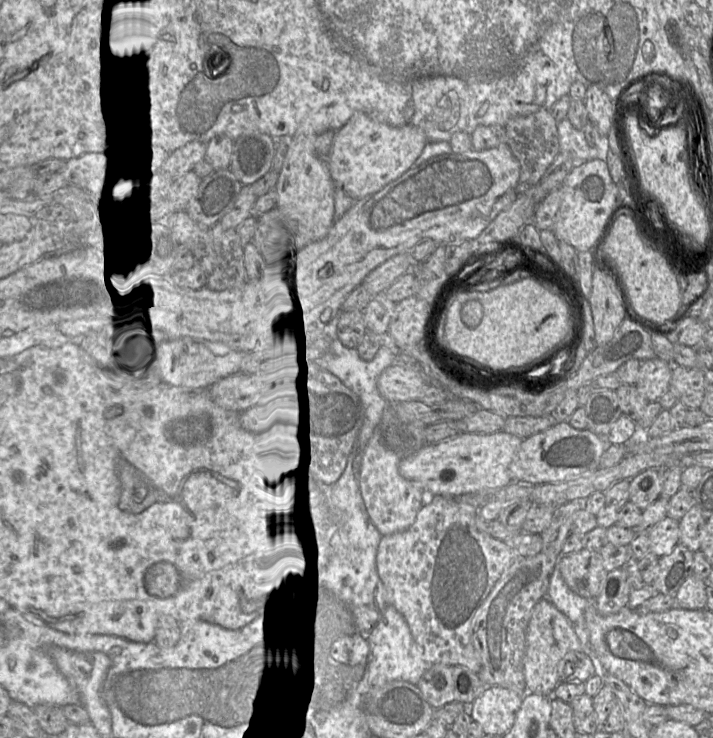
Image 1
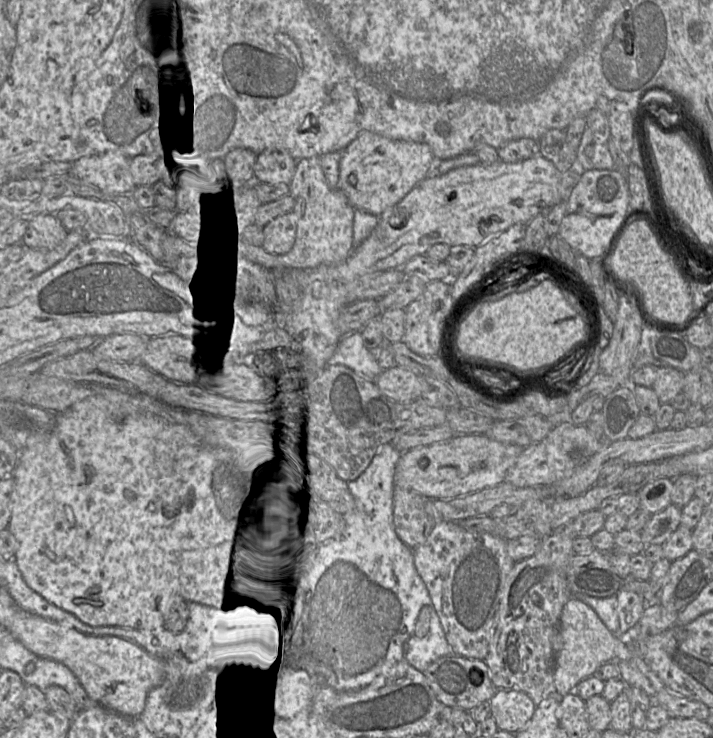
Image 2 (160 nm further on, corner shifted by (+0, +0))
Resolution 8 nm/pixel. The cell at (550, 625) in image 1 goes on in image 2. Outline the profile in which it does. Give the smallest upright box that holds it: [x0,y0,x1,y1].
[554,598,638,697]

